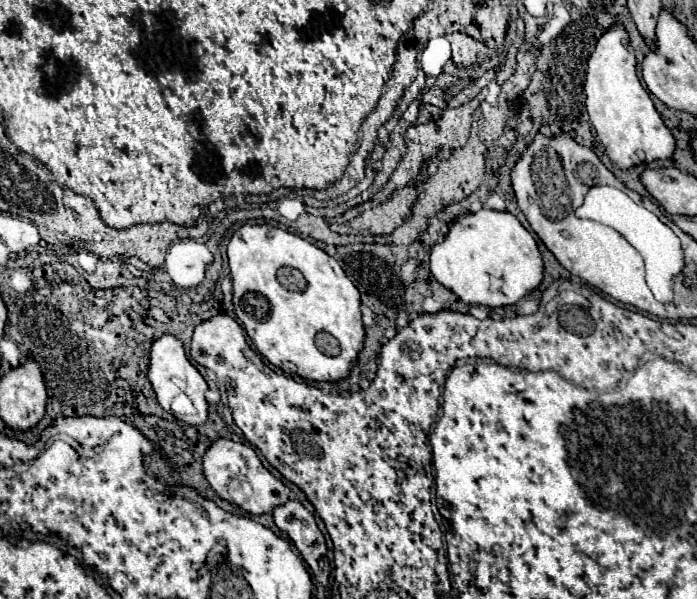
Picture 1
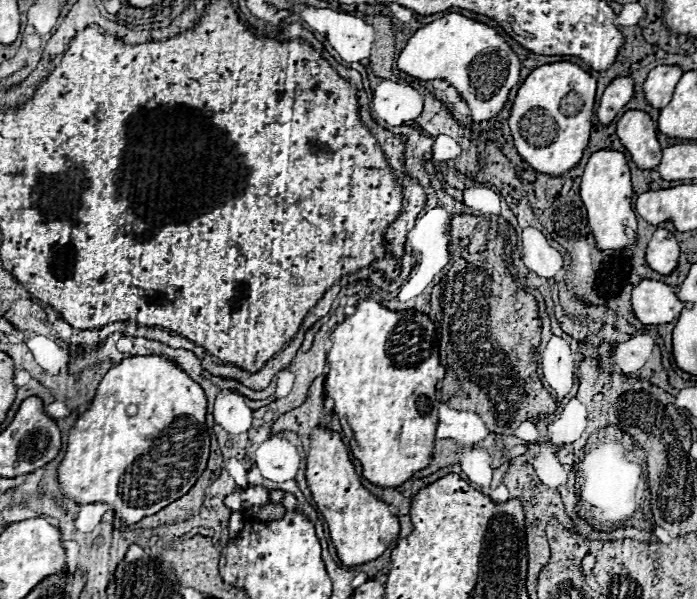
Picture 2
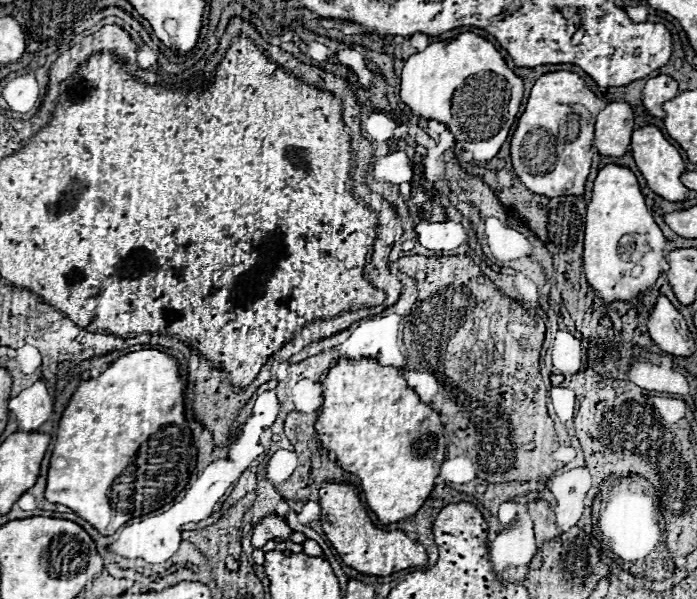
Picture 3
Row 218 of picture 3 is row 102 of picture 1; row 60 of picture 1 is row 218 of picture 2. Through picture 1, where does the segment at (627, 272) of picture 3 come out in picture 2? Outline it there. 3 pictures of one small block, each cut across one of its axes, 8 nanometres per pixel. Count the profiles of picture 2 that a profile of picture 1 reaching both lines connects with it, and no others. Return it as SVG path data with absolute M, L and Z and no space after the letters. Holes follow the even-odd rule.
M598 150L590 156L582 174L580 198L588 212L588 224L600 250L624 250L636 244L636 216L632 212L630 168L622 152Z

